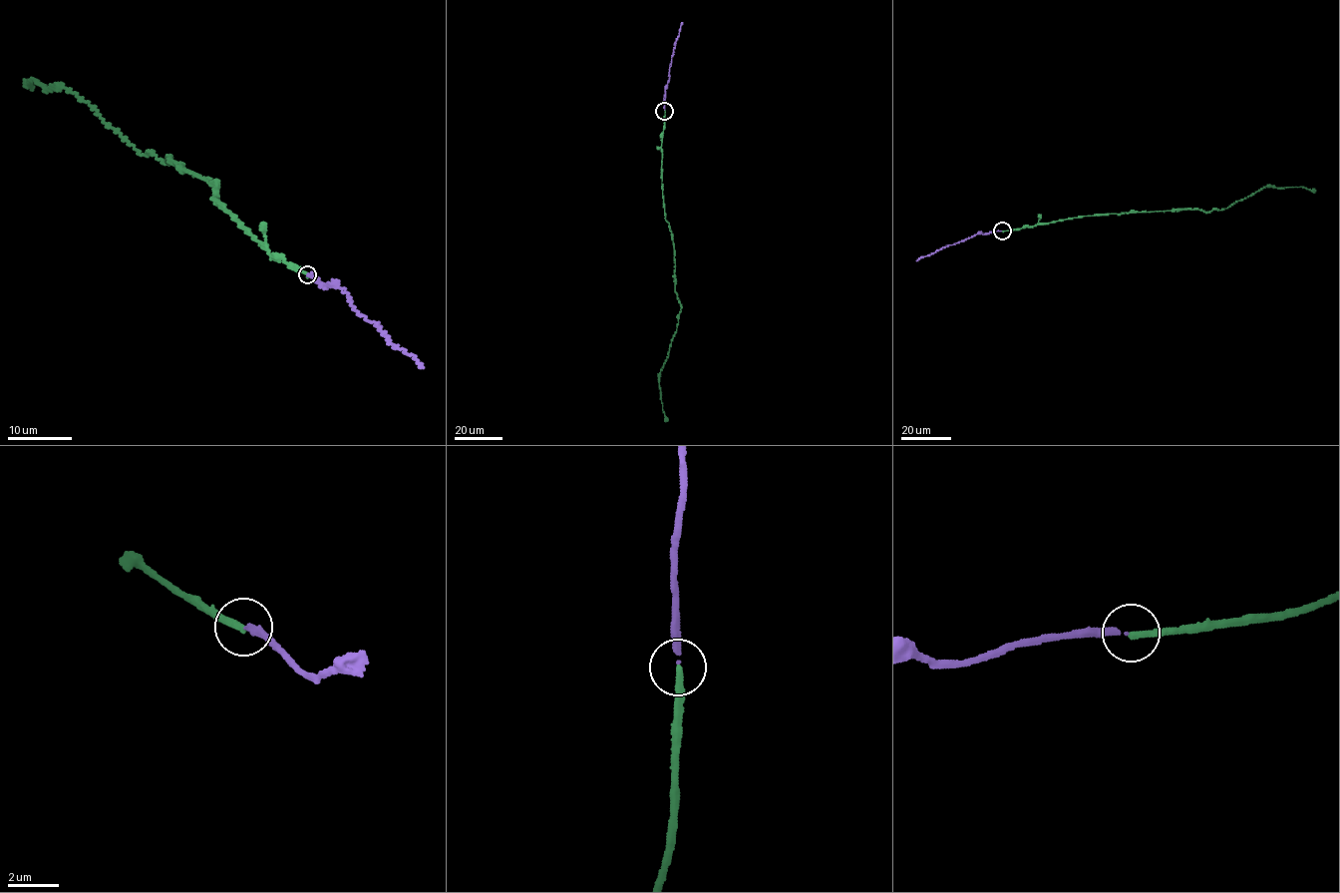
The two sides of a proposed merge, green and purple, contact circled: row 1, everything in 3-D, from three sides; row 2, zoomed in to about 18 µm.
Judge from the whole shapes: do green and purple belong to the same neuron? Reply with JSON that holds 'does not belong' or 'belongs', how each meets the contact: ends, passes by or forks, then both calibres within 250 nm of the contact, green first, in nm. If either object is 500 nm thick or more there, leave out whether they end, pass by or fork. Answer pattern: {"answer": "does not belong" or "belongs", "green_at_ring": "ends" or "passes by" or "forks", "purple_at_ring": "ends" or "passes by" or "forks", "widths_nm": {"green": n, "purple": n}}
{"answer": "does not belong", "green_at_ring": "ends", "purple_at_ring": "ends", "widths_nm": {"green": 280, "purple": 200}}

